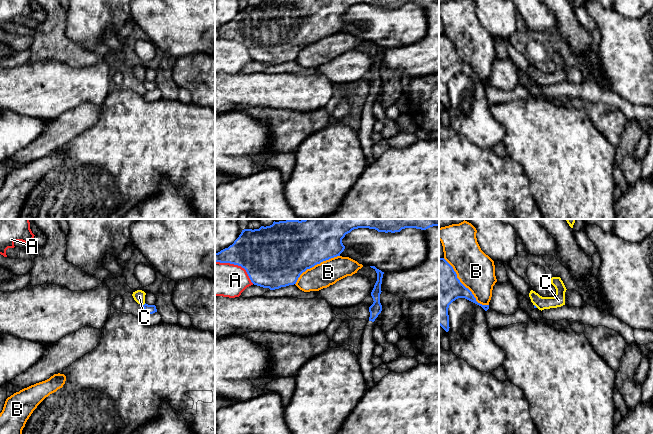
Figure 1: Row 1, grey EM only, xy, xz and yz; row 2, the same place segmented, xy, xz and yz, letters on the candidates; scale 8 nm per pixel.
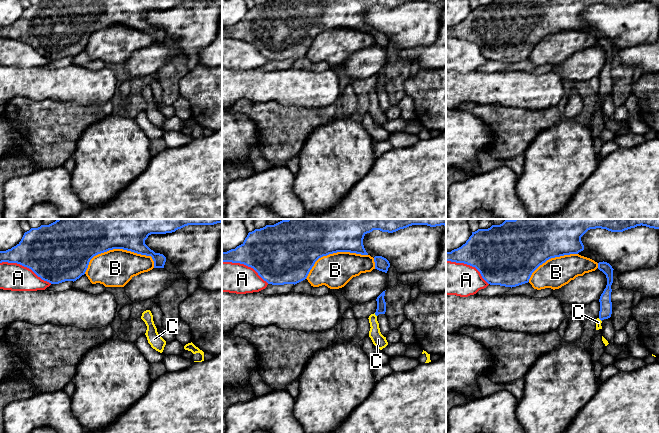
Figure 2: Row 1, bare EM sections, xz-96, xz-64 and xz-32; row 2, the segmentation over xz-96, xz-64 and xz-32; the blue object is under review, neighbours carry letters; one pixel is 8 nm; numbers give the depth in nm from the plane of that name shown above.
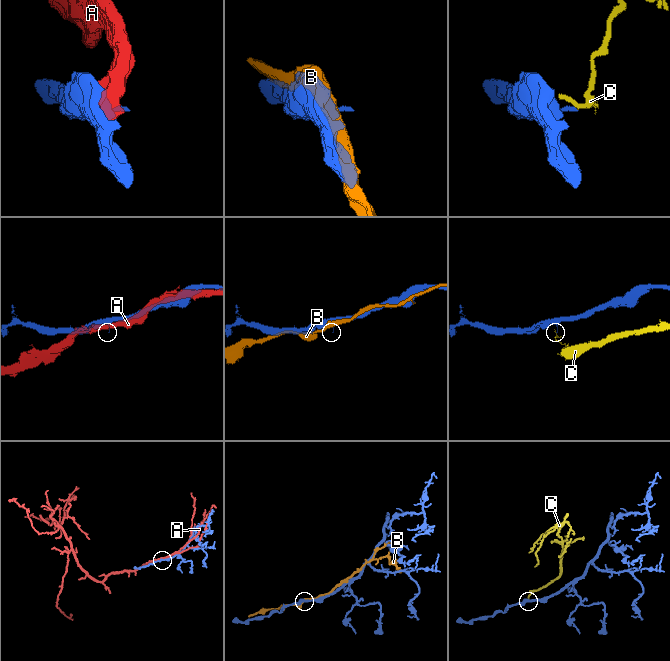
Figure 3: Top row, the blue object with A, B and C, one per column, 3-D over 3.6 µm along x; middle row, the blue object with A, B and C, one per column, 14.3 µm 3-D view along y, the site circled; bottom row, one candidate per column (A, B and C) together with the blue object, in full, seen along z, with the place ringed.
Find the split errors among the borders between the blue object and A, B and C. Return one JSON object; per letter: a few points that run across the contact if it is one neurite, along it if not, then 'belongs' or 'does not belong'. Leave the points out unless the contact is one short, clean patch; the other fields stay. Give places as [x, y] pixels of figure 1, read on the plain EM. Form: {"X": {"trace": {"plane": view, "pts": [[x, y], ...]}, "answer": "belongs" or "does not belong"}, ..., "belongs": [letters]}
{"A": {"answer": "does not belong"}, "B": {"answer": "does not belong"}, "C": {"trace": {"plane": "xy", "pts": [[145, 79], [143, 81]]}, "answer": "does not belong"}, "belongs": []}

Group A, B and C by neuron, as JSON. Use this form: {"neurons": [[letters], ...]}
{"neurons": [["A"], ["B"], ["C"]]}

